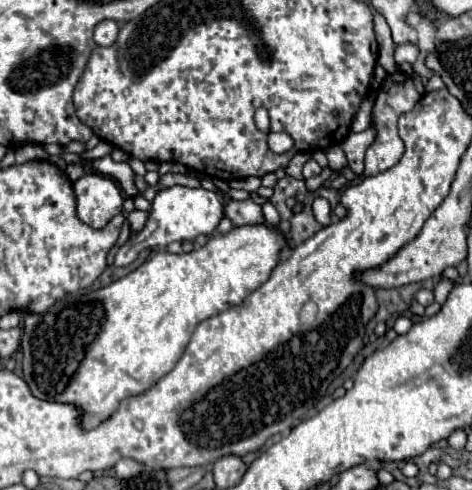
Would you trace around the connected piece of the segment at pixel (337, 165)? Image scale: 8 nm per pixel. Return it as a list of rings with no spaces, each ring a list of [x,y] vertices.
[[[331,147],[327,149],[327,157],[329,157],[329,167],[333,171],[341,171],[345,165],[347,165],[347,159],[345,159],[345,153],[341,147]]]

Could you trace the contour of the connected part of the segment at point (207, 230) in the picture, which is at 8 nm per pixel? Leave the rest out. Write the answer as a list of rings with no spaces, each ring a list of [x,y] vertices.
[[[183,185],[165,187],[153,199],[147,225],[139,233],[129,237],[129,241],[125,245],[119,247],[119,251],[115,255],[115,267],[133,263],[143,249],[167,247],[171,241],[185,241],[185,239],[191,241],[197,235],[211,235],[221,219],[223,219],[223,197],[217,195],[215,191],[207,191],[203,187],[191,189],[191,187],[183,187]]]

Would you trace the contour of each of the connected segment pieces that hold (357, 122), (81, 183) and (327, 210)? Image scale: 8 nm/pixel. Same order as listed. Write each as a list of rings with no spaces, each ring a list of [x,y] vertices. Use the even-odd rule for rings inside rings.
[[[367,97],[367,101],[363,101],[359,113],[355,115],[355,119],[353,119],[353,123],[351,123],[351,131],[353,131],[353,133],[359,133],[359,131],[363,131],[363,129],[369,127],[371,105],[373,105],[373,97]]]
[[[87,173],[73,183],[77,215],[91,227],[105,227],[123,209],[123,193],[117,183],[101,173]]]
[[[317,197],[313,202],[312,209],[315,218],[321,225],[328,226],[332,223],[331,206],[326,199]]]

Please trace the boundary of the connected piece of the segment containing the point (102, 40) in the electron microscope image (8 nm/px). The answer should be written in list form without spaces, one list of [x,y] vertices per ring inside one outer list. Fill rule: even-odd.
[[[101,21],[95,27],[95,43],[97,45],[113,45],[117,39],[117,33],[119,33],[119,27],[115,21]]]

